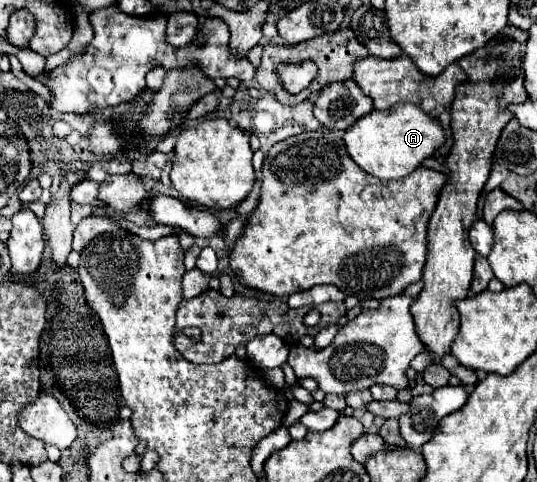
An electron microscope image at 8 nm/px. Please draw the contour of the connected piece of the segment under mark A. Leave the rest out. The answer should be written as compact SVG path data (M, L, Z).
M399 105L391 111L371 111L369 115L361 117L351 125L345 135L343 143L347 147L349 157L369 175L391 181L391 179L403 179L413 169L421 165L423 159L431 157L433 151L445 141L445 133L437 119L429 117L425 111L419 111L419 107Z

